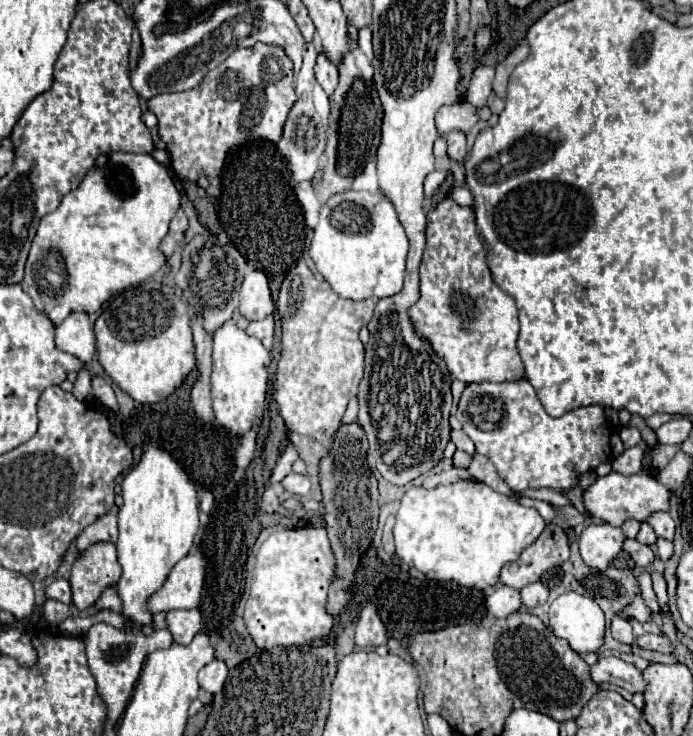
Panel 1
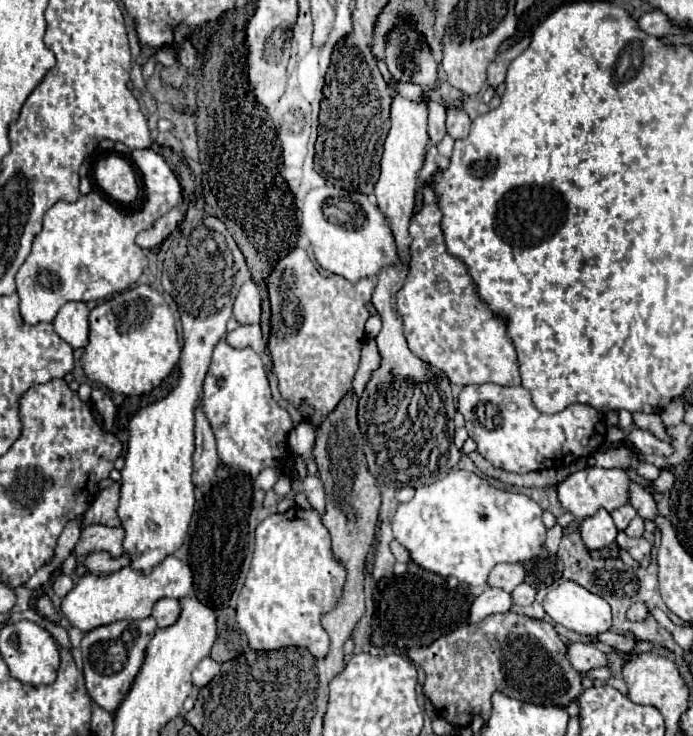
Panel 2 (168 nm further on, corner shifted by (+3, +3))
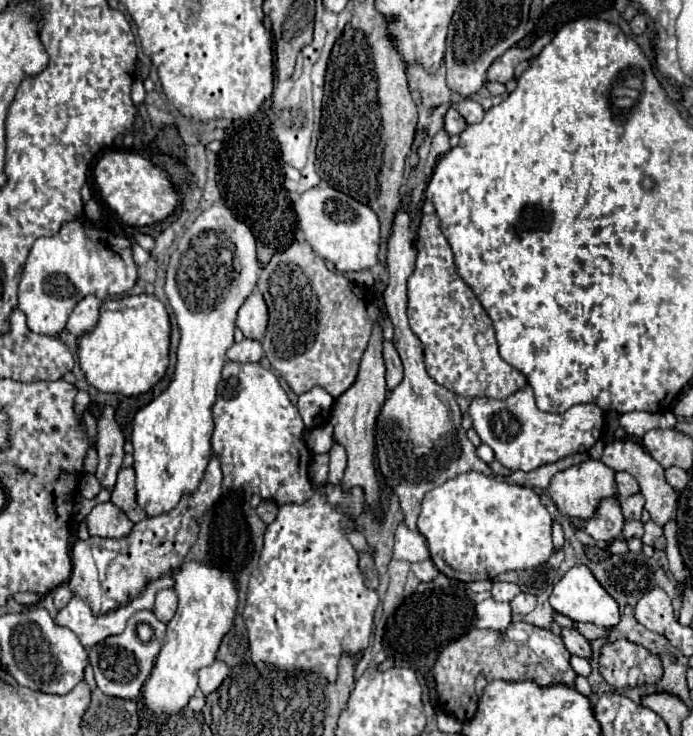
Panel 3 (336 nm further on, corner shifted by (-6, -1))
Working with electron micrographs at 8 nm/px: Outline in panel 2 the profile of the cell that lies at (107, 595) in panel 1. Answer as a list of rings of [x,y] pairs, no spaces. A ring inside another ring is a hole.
[[[167,556],[157,564],[149,574],[137,572],[133,568],[123,568],[119,572],[113,572],[105,578],[99,576],[81,576],[69,596],[63,598],[59,610],[63,618],[69,622],[71,628],[85,632],[91,632],[93,628],[99,628],[101,624],[113,624],[117,620],[141,620],[151,616],[151,608],[159,598],[183,598],[191,596],[193,592],[193,576],[189,564],[175,556]]]

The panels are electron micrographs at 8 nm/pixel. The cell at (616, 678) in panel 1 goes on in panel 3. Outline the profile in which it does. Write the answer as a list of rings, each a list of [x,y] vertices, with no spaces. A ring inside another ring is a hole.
[[[562,628],[562,640],[564,640],[564,644],[566,644],[566,648],[568,648],[570,654],[586,658],[586,660],[592,658],[590,642],[578,630],[574,630],[574,628]]]

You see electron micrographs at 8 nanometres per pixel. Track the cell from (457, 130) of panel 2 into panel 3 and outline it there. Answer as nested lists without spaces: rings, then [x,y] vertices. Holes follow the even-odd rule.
[[[462,100],[462,102],[456,106],[456,110],[462,114],[462,118],[466,120],[466,124],[478,124],[478,122],[482,122],[482,118],[484,118],[482,106],[480,106],[478,102],[474,102],[474,100]]]

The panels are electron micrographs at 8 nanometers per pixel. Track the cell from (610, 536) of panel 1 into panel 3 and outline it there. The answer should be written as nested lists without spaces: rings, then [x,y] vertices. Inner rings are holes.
[[[602,500],[602,504],[598,506],[596,514],[588,520],[584,530],[594,540],[608,542],[608,540],[616,540],[622,534],[622,528],[624,528],[624,518],[618,500]]]

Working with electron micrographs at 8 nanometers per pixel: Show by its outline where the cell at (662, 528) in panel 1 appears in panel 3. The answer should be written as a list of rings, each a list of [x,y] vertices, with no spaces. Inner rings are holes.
[[[616,472],[616,484],[618,484],[618,498],[620,500],[640,492],[638,482],[630,474],[626,474],[626,472]]]

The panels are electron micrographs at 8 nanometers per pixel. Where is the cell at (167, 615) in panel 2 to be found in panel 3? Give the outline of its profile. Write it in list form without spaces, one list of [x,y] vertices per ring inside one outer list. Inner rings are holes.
[[[162,590],[156,596],[156,606],[154,606],[154,614],[160,622],[168,624],[172,620],[172,616],[176,614],[178,608],[178,596],[174,590]]]

